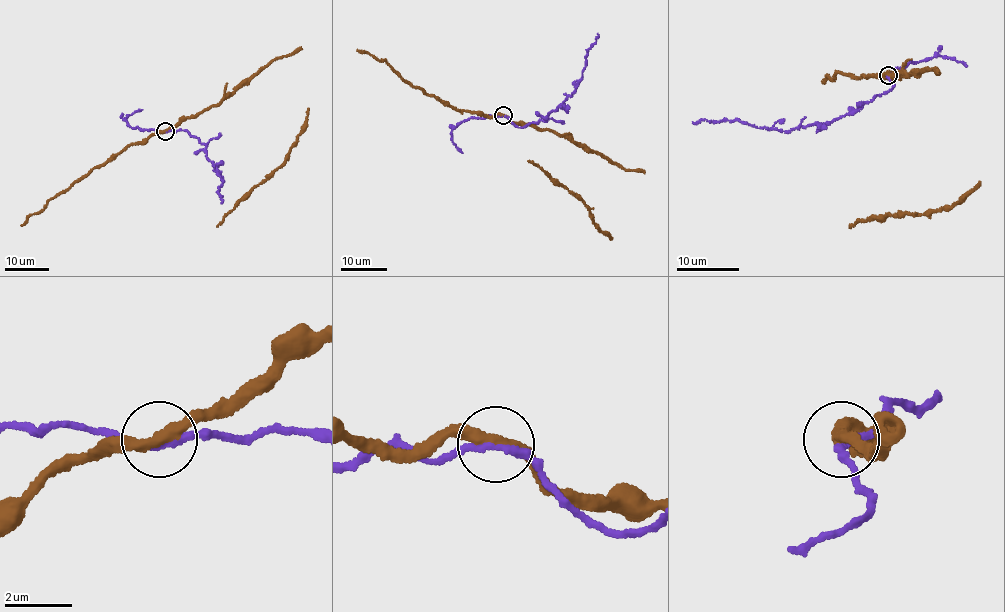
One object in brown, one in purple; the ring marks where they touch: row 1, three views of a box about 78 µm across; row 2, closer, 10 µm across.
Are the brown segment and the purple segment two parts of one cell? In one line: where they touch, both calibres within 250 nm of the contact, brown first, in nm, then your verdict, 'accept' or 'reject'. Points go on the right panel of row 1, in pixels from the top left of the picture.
at (888, 75); 320 nm thick on the brown side, 200 nm on the other; reject

